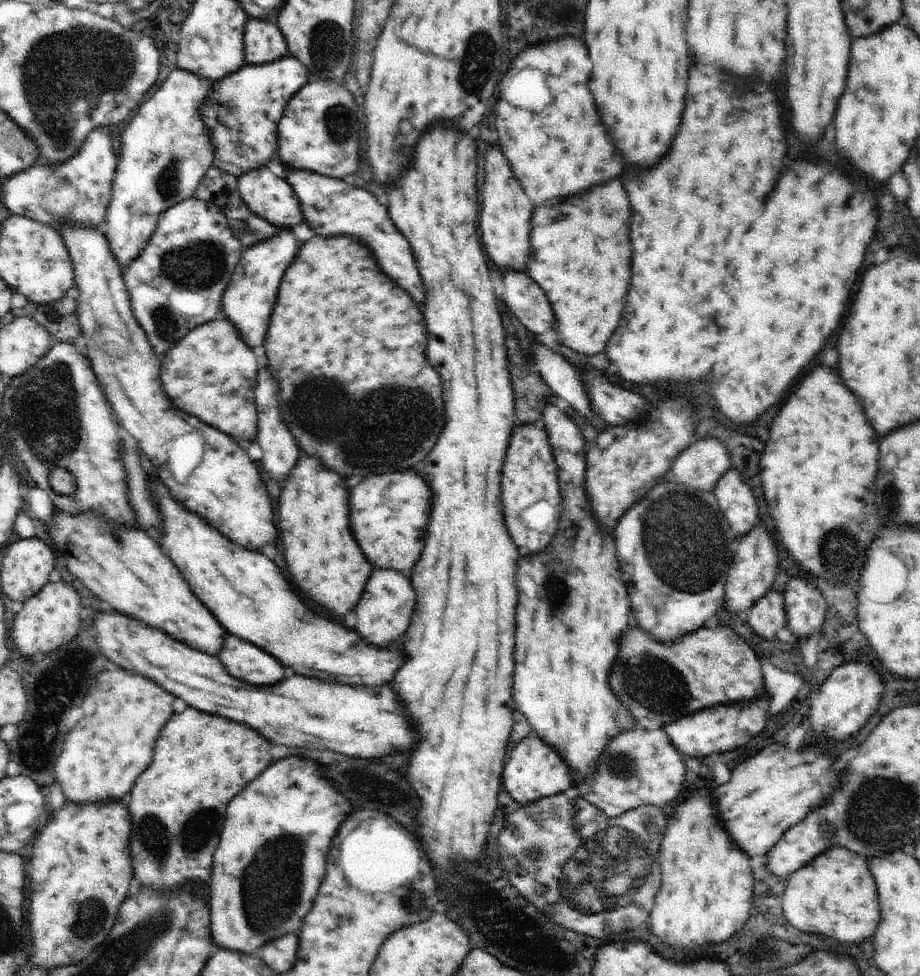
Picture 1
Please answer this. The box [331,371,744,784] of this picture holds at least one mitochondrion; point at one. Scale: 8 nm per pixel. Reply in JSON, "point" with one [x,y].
{"point":[677,557]}

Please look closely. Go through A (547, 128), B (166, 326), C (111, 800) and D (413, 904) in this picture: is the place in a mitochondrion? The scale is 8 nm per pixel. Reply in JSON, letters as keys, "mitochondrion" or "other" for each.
{"A":"other","B":"mitochondrion","C":"other","D":"mitochondrion"}

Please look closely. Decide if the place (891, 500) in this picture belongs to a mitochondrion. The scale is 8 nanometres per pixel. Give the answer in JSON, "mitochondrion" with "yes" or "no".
{"mitochondrion":"yes"}

